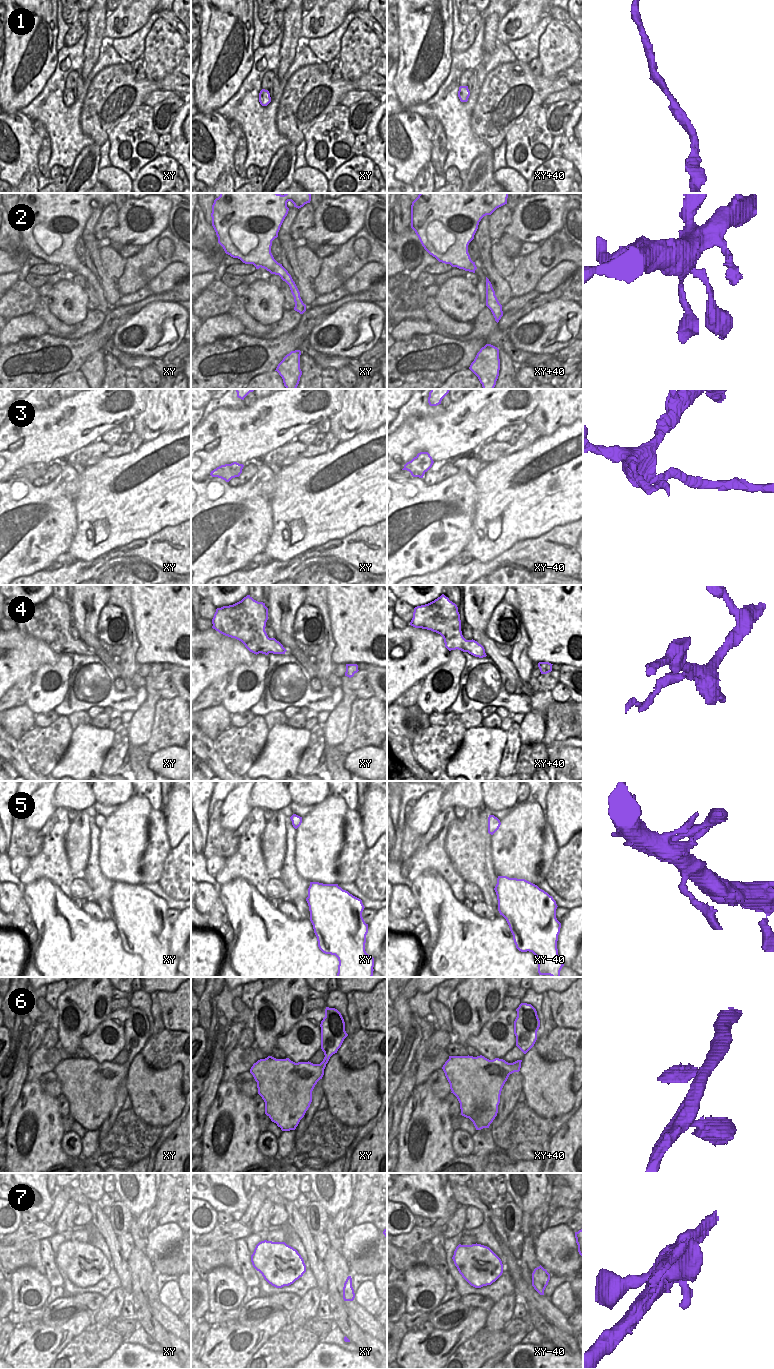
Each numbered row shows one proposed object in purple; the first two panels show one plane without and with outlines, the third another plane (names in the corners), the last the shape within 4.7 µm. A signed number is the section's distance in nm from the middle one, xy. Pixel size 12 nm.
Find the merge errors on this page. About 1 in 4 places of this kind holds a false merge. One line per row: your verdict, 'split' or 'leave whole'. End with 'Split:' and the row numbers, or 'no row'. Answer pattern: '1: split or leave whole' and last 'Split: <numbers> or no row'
1: leave whole
2: leave whole
3: split
4: leave whole
5: leave whole
6: leave whole
7: leave whole
Split: 3

